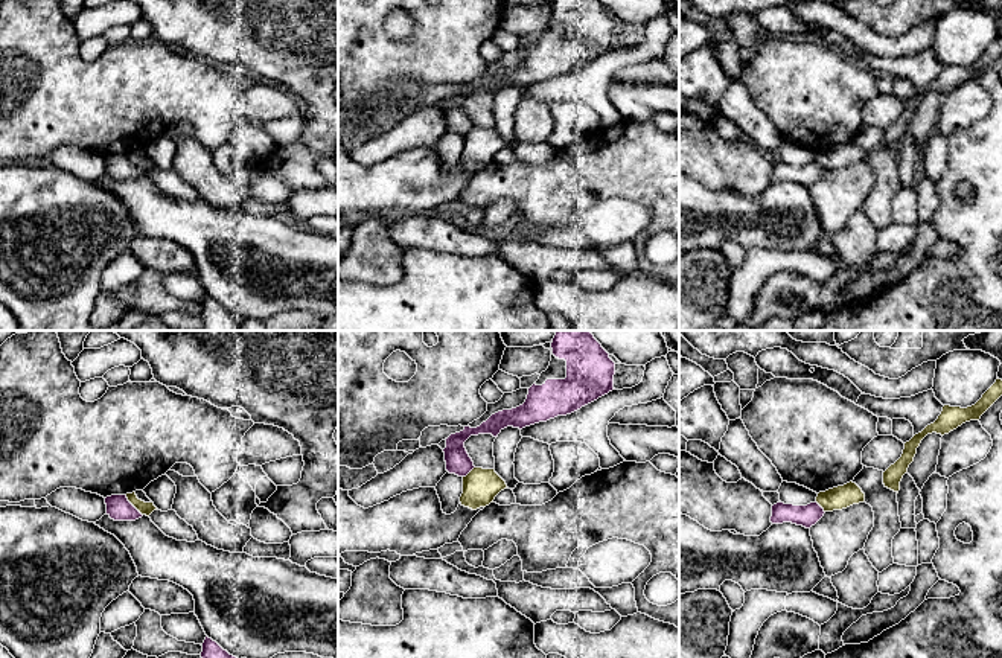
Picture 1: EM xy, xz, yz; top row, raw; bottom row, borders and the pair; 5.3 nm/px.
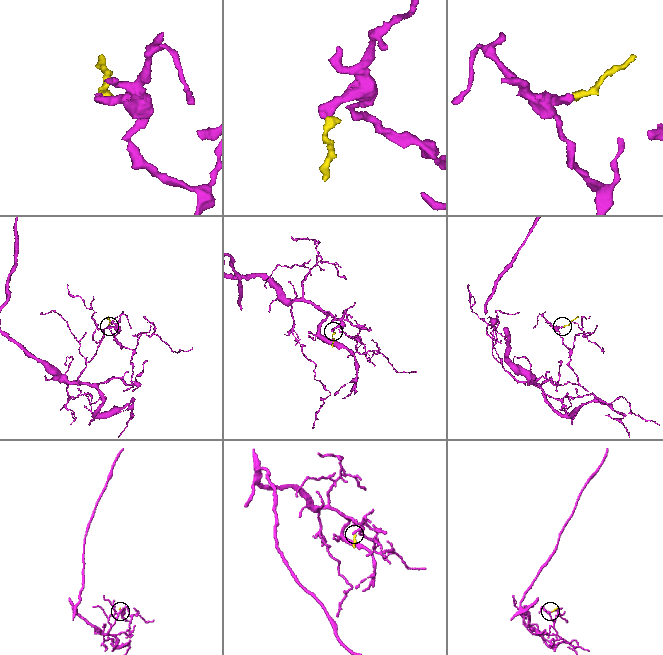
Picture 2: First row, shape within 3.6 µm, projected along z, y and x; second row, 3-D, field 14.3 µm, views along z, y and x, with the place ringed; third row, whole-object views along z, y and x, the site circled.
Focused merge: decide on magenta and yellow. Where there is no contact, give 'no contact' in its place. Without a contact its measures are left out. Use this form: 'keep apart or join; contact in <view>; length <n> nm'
keep apart; contact in xy; length 140 nm

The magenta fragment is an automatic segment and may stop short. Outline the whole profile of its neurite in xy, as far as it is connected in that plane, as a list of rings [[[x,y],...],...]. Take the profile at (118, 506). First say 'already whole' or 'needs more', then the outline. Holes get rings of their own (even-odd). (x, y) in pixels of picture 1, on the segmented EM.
already whole | [[[126,495],[105,498],[107,515],[114,521],[136,521],[143,515],[128,501]]]

